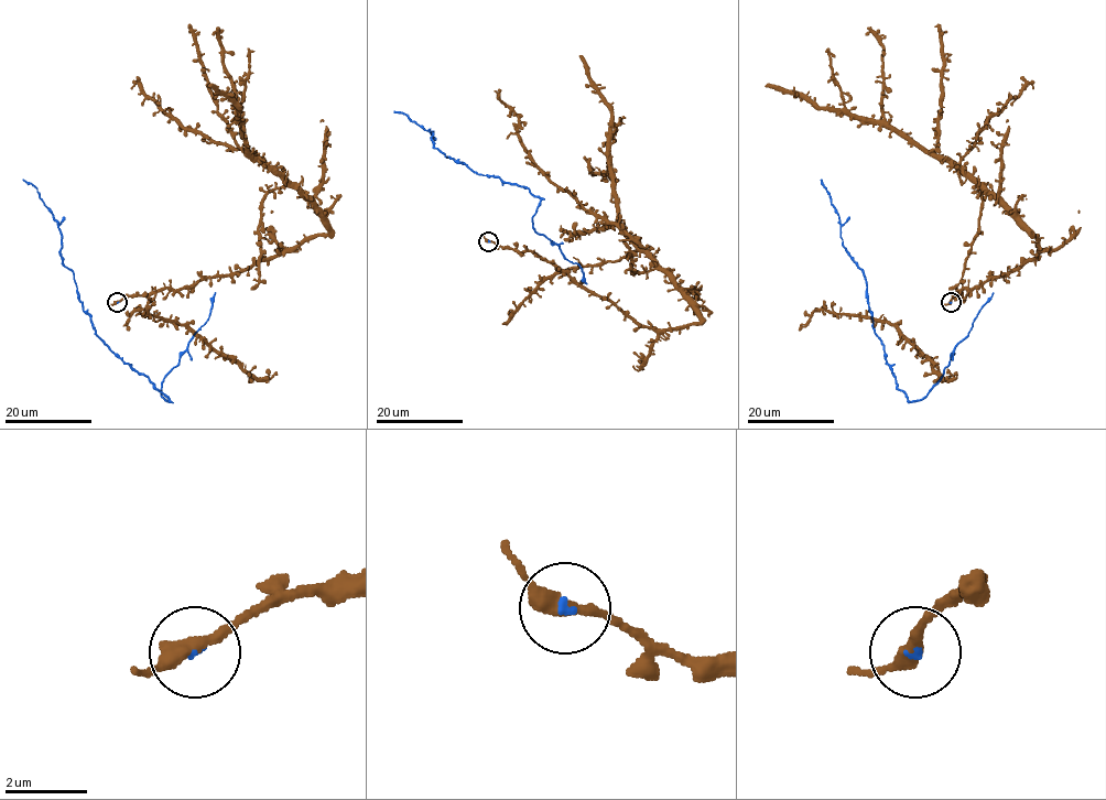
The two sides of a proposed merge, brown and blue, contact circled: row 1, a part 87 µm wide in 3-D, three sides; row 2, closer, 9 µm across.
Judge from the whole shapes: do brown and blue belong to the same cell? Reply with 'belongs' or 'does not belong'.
belongs

